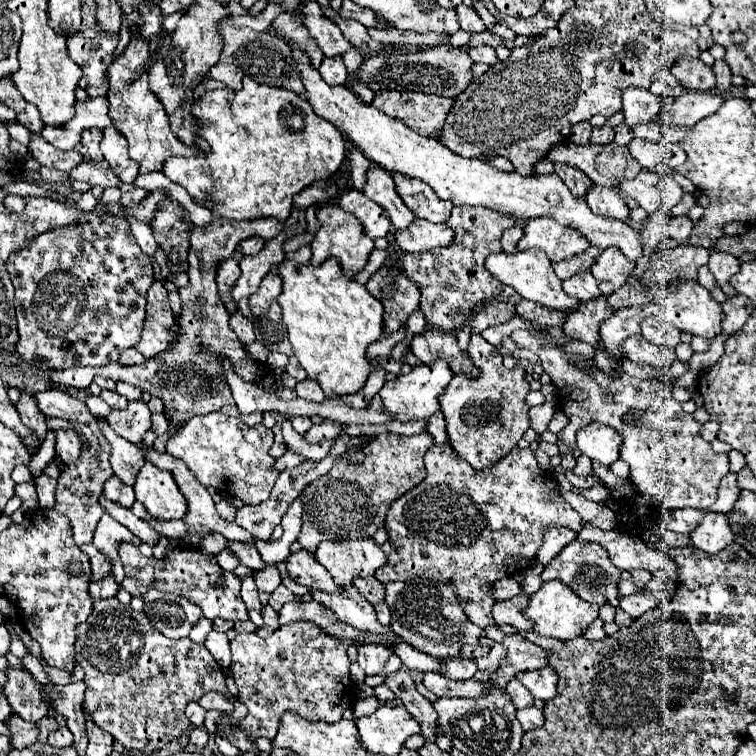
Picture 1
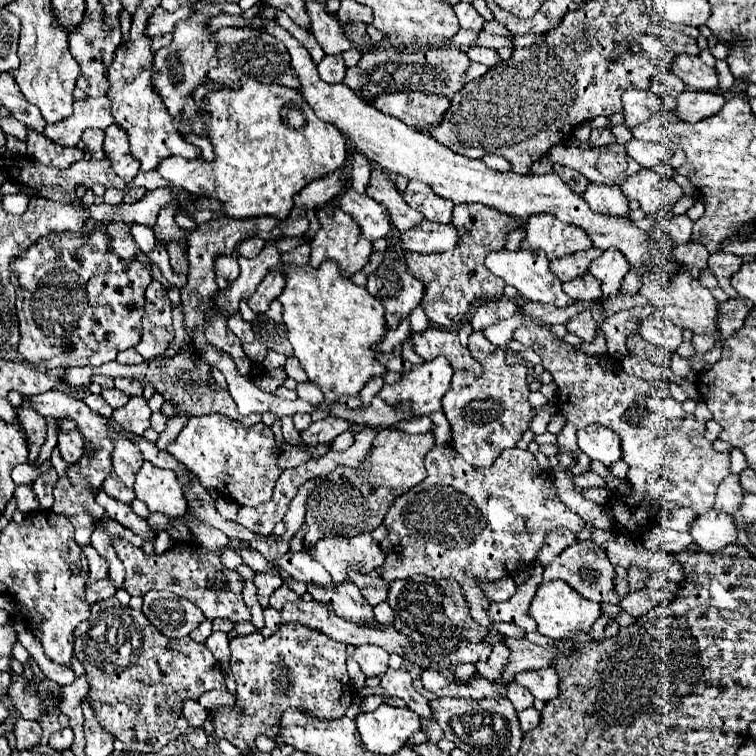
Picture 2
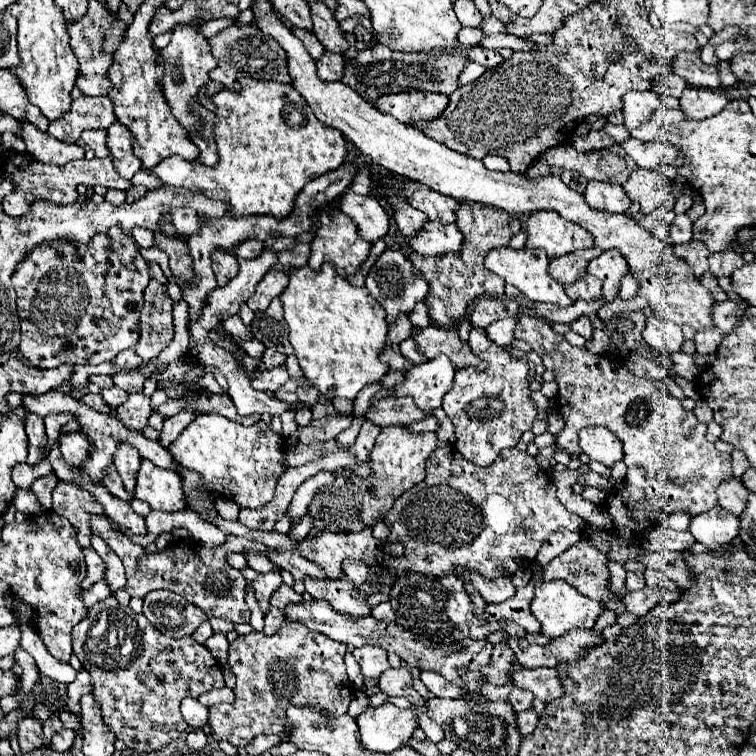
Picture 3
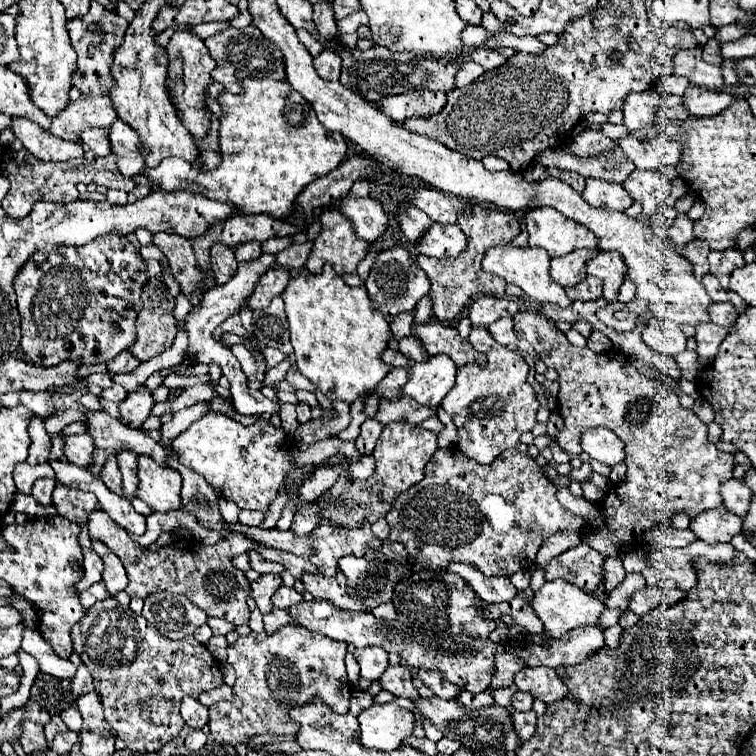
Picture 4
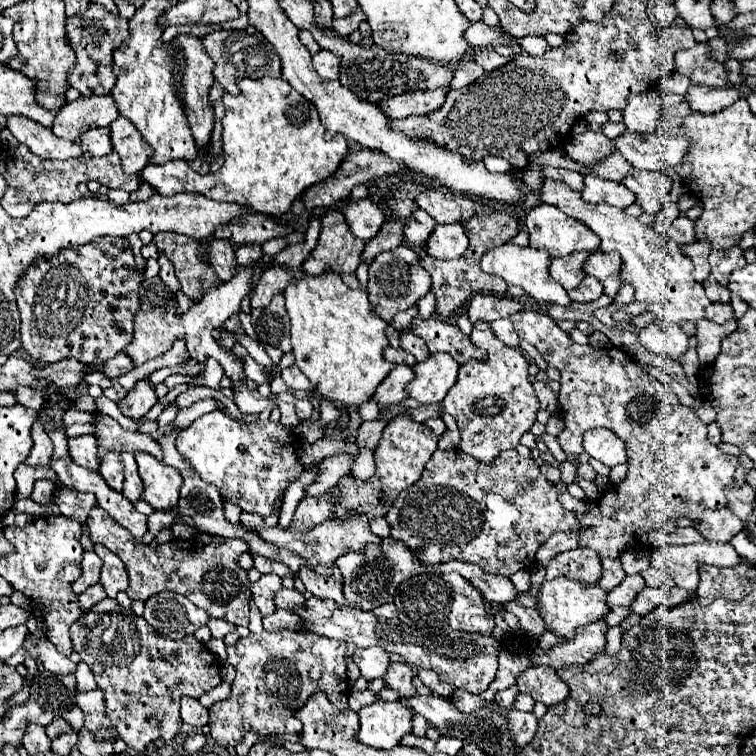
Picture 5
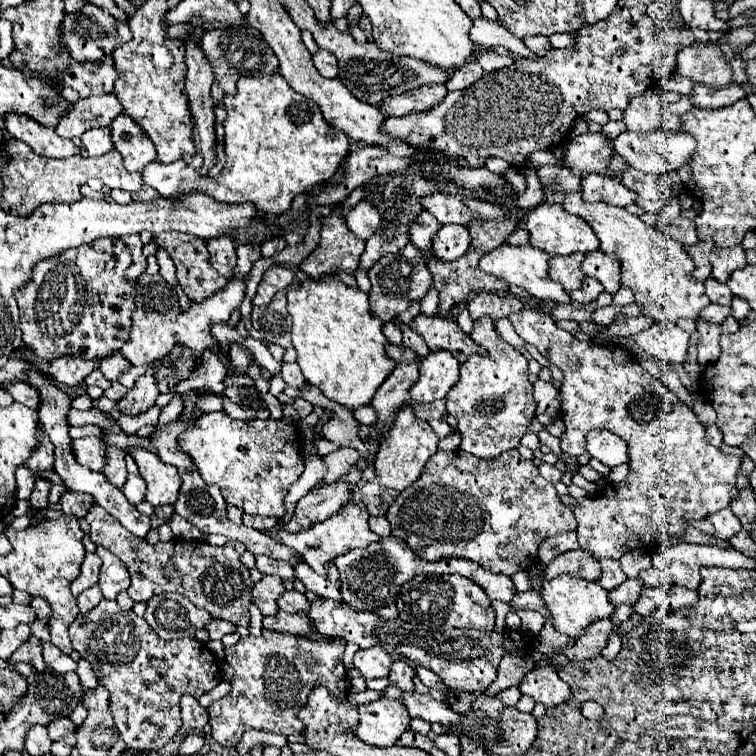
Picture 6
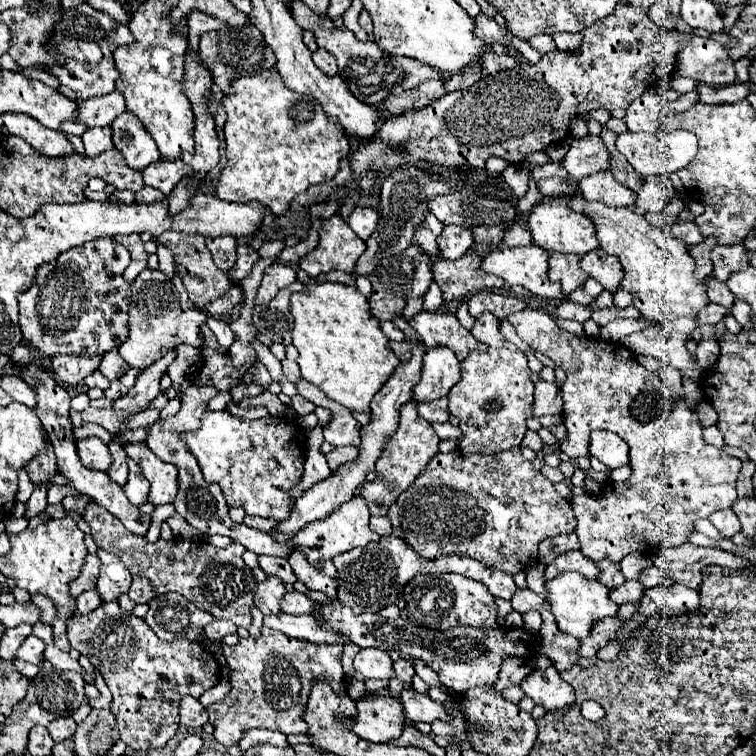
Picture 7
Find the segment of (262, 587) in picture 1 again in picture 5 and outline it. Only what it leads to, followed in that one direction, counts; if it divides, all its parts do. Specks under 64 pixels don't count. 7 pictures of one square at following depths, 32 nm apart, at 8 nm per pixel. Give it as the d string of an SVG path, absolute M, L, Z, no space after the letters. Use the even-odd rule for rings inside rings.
M266 574L252 584L252 600L260 608L262 616L270 616L272 612L276 612L274 596L276 592L280 592L280 588L282 588L282 578L276 574Z

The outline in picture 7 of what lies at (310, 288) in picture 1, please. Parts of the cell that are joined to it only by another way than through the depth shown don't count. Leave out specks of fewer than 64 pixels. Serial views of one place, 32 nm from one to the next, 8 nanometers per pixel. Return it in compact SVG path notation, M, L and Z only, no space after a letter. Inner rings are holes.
M338 282L308 284L304 292L292 294L290 310L294 316L292 342L300 352L296 362L300 364L302 378L350 412L368 412L374 394L400 364L396 354L388 348L380 320L370 312L368 298L356 288Z

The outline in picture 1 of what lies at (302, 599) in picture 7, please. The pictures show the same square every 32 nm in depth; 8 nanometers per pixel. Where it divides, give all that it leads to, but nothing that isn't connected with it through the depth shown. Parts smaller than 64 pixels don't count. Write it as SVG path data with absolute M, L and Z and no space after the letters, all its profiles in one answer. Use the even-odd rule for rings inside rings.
M280 586L280 588L276 588L276 590L270 594L268 604L270 604L274 610L280 610L282 604L286 604L286 602L294 602L294 600L298 600L298 596L292 594L286 586Z

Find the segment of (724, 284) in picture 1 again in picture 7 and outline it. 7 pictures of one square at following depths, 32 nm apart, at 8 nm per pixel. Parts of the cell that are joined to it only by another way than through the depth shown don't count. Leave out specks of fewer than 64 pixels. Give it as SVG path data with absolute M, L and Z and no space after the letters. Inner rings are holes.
M732 244L732 246L716 246L710 252L710 258L714 262L714 276L720 282L726 282L728 276L736 270L746 270L750 266L748 250L744 244Z

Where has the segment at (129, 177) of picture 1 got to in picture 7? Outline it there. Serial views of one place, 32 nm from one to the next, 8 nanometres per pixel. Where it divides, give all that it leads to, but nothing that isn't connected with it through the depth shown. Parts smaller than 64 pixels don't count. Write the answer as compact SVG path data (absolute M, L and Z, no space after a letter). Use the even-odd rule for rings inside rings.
M124 112L112 122L112 140L114 140L114 146L124 154L126 164L134 170L144 170L148 164L160 160L160 152L152 140L152 136L148 132L144 132L144 124L140 124L136 114L132 114L132 112Z

